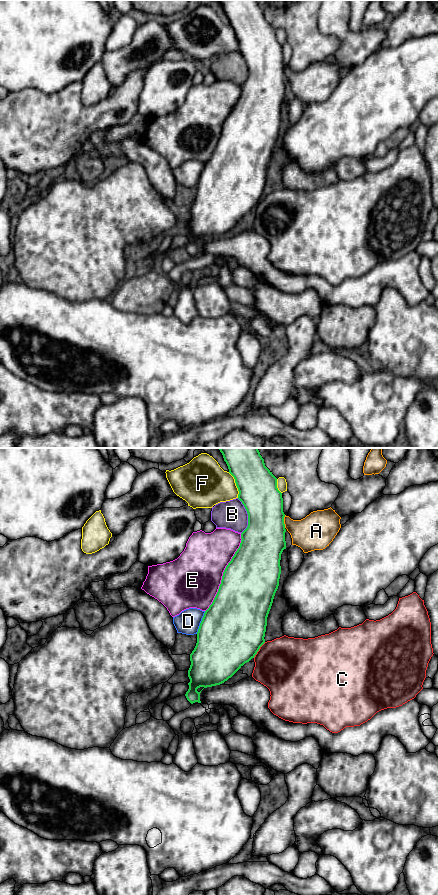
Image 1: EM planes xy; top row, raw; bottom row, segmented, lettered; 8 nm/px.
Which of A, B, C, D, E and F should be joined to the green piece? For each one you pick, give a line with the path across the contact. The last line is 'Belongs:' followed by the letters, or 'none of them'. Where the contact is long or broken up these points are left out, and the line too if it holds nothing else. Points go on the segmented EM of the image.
Belongs: none of them

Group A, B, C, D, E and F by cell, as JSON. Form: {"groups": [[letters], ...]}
{"groups": [["A"], ["B"], ["C"], ["D"], ["E"], ["F"]]}

